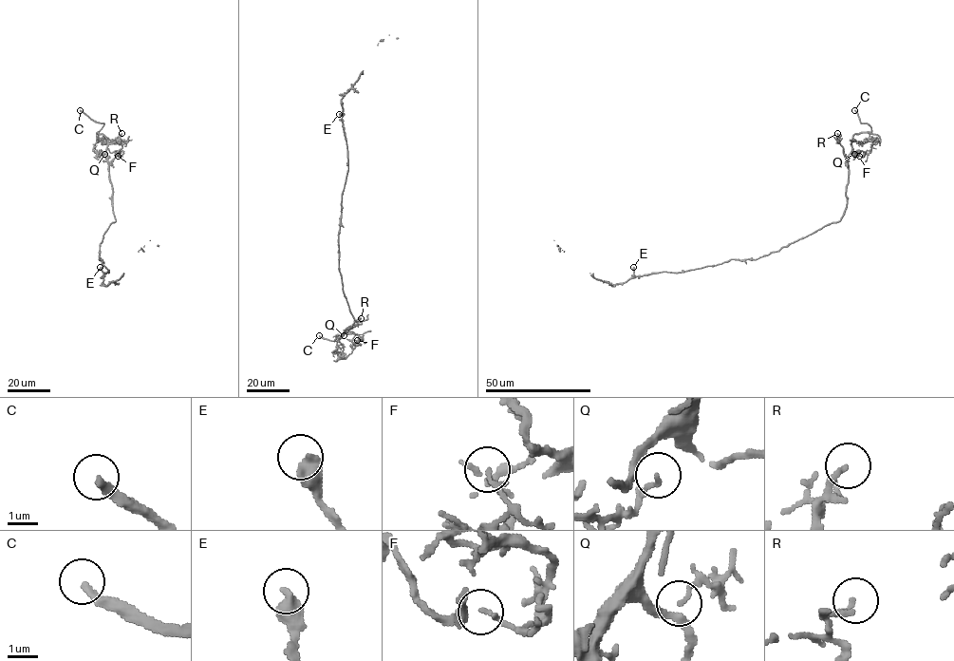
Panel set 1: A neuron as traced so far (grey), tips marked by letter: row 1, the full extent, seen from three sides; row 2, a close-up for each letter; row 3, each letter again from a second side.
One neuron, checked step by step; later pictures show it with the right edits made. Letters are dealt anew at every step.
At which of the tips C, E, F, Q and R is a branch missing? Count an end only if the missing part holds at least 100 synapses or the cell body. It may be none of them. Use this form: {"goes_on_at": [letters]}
{"goes_on_at": ["C"]}

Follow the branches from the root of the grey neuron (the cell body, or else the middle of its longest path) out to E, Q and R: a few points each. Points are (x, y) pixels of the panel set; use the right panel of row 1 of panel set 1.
E: (762, 256), (755, 259), (729, 259), (681, 273), (661, 272), (635, 276), (633, 267)
Q: (762, 256), (840, 220), (847, 203), (848, 157), (851, 154), (854, 159), (856, 154), (854, 154)
R: (762, 256), (840, 220), (847, 203), (848, 164), (837, 133)

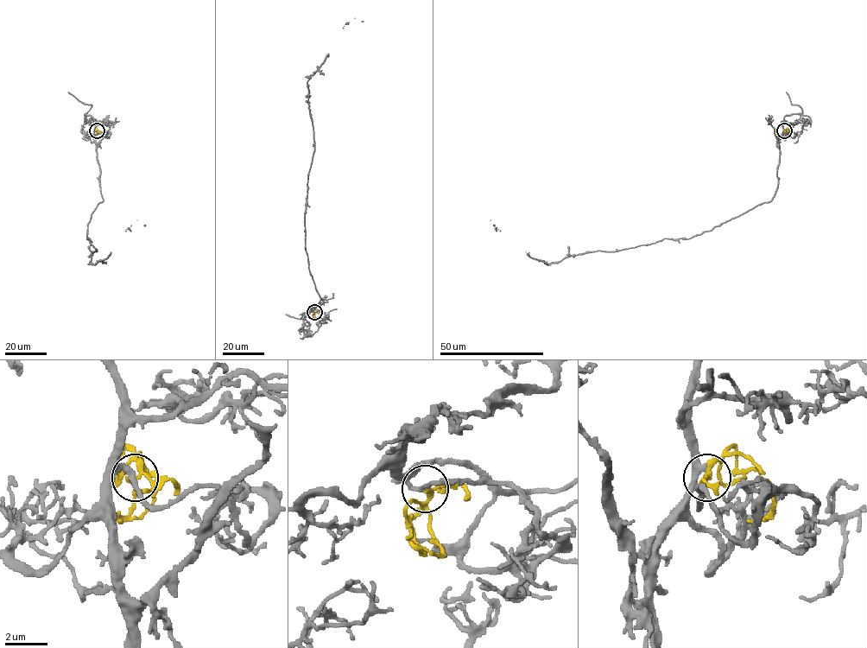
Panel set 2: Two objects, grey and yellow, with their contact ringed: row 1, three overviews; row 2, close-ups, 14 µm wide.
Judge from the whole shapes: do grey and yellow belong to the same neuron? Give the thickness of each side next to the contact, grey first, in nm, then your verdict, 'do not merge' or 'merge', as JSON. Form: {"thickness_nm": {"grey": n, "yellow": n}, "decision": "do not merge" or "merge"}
{"thickness_nm": {"grey": 200, "yellow": 180}, "decision": "do not merge"}

